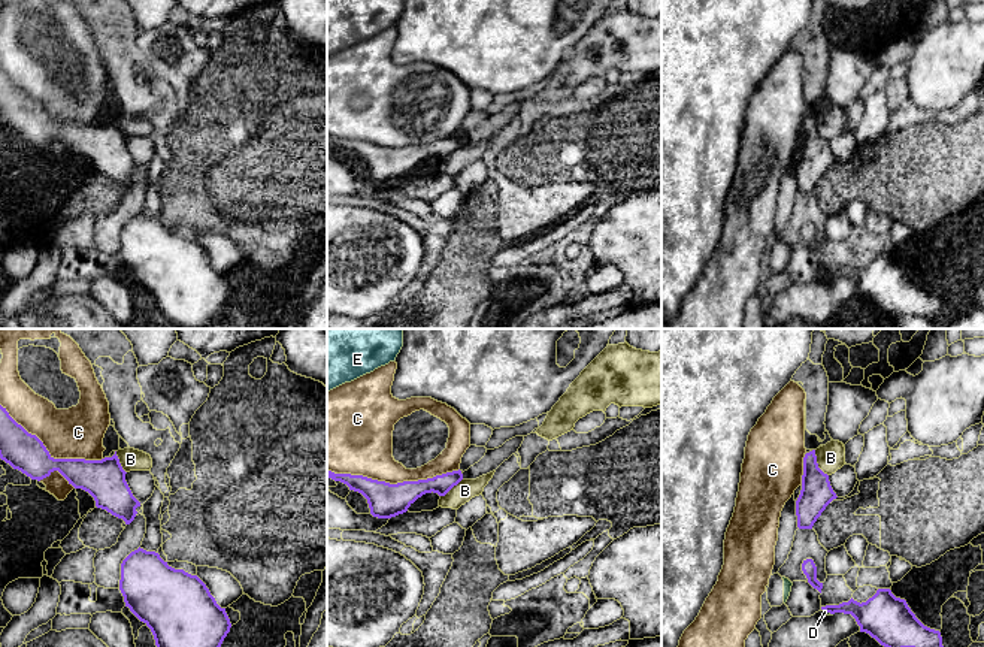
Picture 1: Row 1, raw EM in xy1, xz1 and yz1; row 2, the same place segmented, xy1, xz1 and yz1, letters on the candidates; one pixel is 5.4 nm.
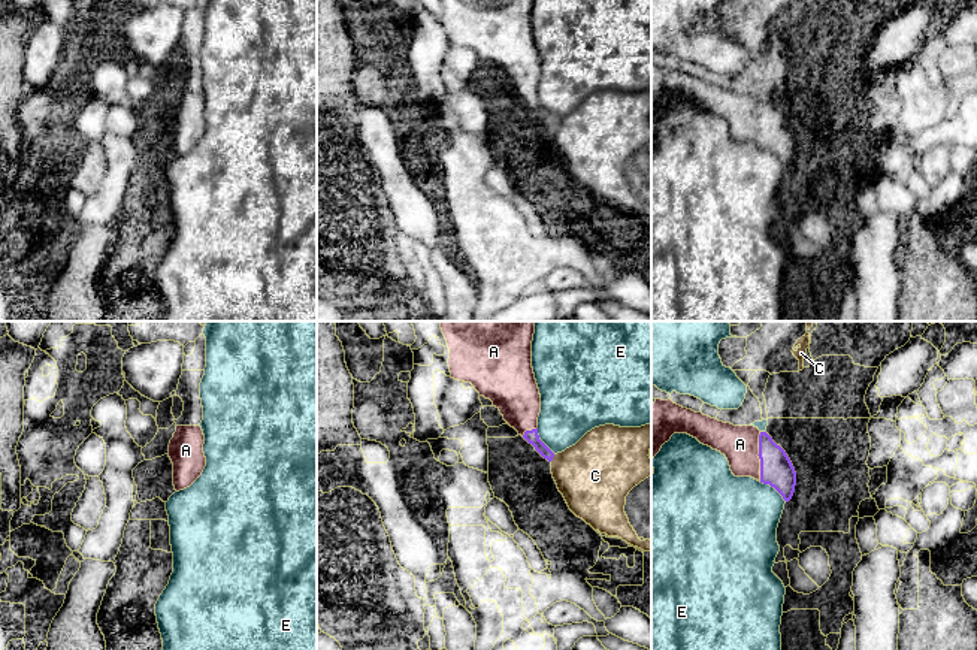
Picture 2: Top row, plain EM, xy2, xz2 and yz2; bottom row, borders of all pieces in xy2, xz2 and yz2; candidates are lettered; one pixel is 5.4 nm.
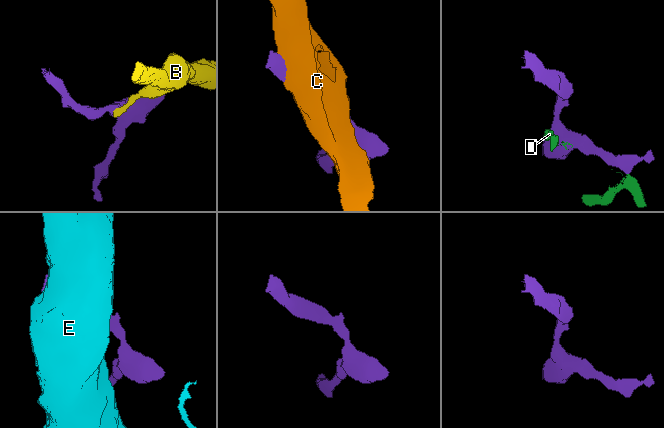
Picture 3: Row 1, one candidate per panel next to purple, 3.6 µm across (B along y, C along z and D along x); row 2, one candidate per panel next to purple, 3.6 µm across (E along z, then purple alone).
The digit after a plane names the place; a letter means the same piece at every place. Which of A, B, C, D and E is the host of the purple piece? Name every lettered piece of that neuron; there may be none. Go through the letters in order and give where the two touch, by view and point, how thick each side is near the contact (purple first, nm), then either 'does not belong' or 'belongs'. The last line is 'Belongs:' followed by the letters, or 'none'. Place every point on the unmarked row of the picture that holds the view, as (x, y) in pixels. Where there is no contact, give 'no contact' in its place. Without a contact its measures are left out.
A: contact yz2 (759, 121); calibres 180 and 200 nm; belongs
B: contact yz1 (817, 129); calibres 170 and 150 nm; does not belong
C: contact xz1 (393, 150); calibres 190 and 280 nm; does not belong
D: contact yz1 (829, 277); calibres 200 and 20 nm; does not belong
E: contact yz2 (773, 151); calibres 180 and 440 nm; does not belong
Belongs: A

